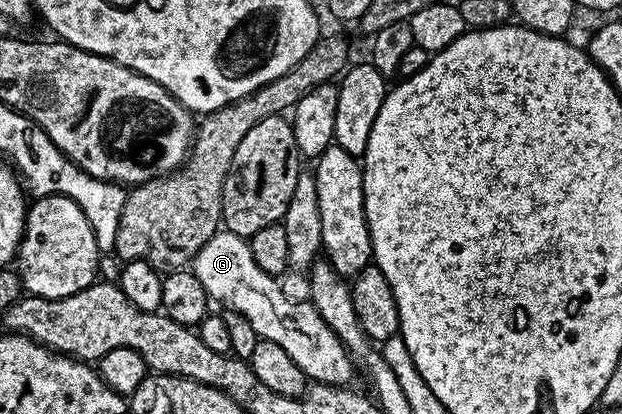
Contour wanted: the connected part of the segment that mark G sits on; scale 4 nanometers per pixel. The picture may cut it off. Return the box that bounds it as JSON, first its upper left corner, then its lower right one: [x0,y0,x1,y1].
[192,231,356,387]

